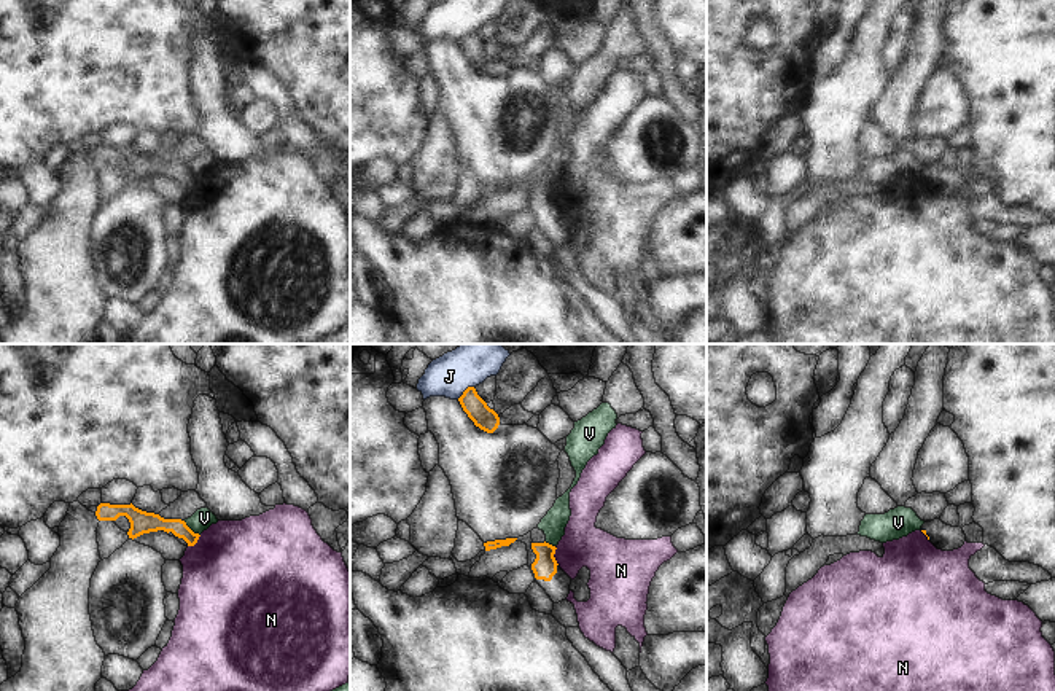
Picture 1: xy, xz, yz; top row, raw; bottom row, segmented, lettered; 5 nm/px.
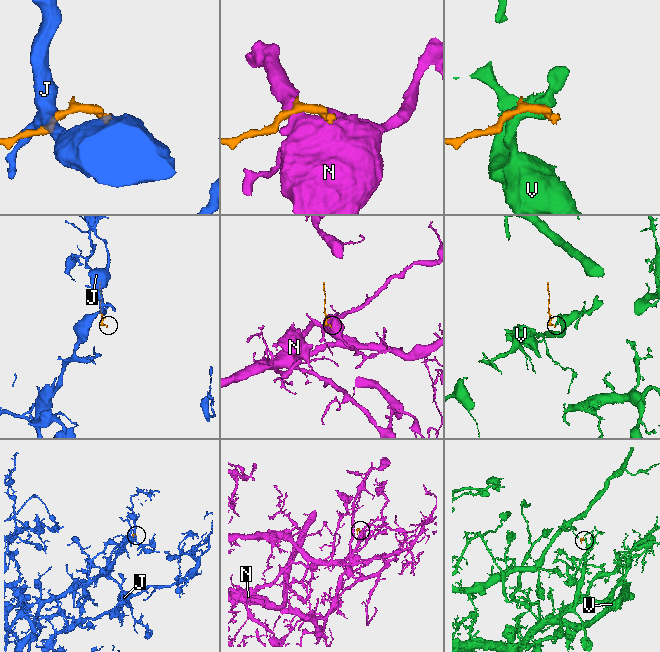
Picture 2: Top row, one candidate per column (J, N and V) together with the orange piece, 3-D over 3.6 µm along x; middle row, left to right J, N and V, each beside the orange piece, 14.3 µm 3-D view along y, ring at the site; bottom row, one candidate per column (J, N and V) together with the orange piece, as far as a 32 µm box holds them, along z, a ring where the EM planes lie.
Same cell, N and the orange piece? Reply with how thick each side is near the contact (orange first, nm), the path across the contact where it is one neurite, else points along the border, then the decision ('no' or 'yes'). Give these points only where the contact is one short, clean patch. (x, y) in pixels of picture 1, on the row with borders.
120 nm thick on the orange side, 220 nm on the other; border along xz (554, 546), (554, 559), (559, 564); no

